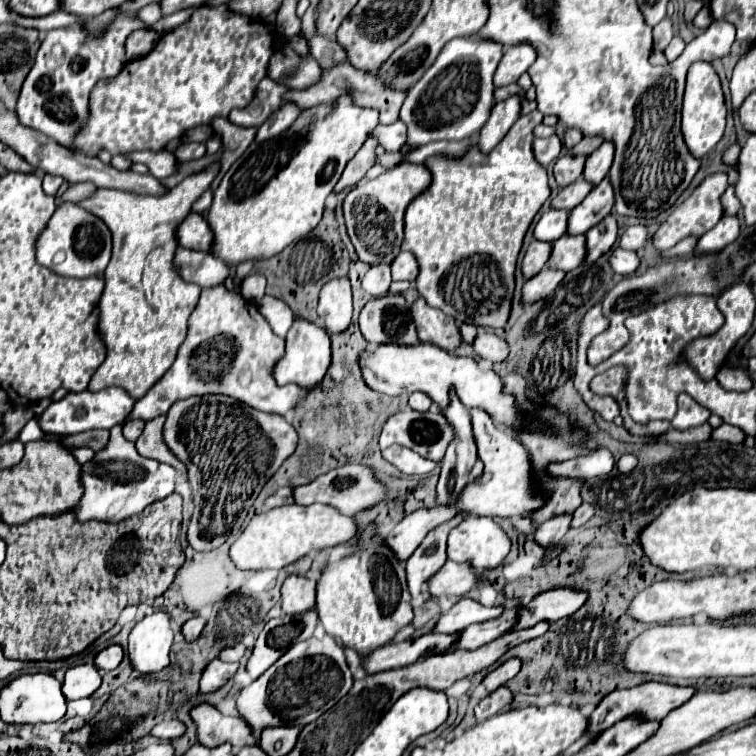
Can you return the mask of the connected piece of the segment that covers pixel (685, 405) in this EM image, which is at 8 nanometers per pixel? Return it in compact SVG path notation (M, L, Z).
M679 395L679 409L671 425L675 429L687 429L687 427L697 427L707 423L711 417L711 411L701 407L697 401L693 401L689 395Z

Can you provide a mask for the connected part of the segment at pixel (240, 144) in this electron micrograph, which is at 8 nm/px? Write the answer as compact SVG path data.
M213 117L211 127L223 139L223 157L221 157L221 163L223 163L221 175L223 175L227 171L227 167L249 147L249 143L255 137L255 129L237 127L225 117Z

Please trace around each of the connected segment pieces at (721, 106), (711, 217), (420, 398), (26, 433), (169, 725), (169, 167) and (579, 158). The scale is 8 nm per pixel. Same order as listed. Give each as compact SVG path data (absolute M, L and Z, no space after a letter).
M705 61L693 63L689 67L689 73L687 73L681 131L683 131L683 137L685 137L685 143L687 143L689 151L697 159L707 155L721 141L723 131L725 131L725 115L727 115L725 99L723 99L721 83L719 83L719 77L717 77L715 69L711 67L711 63L705 63Z
M715 173L711 177L707 177L693 193L689 199L685 199L683 205L679 205L671 215L669 219L659 227L659 231L655 233L655 247L659 251L667 251L671 249L673 245L677 245L683 237L689 237L689 235L695 235L695 237L701 237L705 231L709 231L711 227L717 225L717 221L721 219L723 215L723 209L721 209L721 195L725 193L727 189L727 173Z
M413 393L413 395L409 397L409 405L411 405L411 409L417 409L417 411L429 411L433 403L429 401L427 395L423 395L423 393Z
M33 417L29 423L21 429L19 433L19 441L27 443L27 441L37 441L37 439L47 439L47 441L55 441L55 435L45 435L39 427L38 419Z
M177 719L163 721L163 723L159 723L159 725L151 731L151 735L159 737L159 739L165 739L165 741L177 739L177 737L181 737L183 733L185 733L185 725L183 725L181 721L177 721Z
M133 151L133 155L127 155L133 163L145 163L149 167L149 173L157 179L165 179L169 173L175 171L177 159L169 151Z
M567 153L557 159L553 171L555 171L555 179L557 179L559 187L567 187L573 181L581 179L585 159L587 159L587 155L573 155L573 153Z

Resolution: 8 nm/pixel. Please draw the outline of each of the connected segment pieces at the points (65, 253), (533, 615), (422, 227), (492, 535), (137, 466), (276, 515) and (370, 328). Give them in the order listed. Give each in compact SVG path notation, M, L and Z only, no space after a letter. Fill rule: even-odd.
M61 203L37 237L35 257L37 263L63 277L83 279L103 275L111 257L111 231L97 215L91 215L79 203Z
M559 587L545 593L539 593L531 603L527 603L519 611L519 621L513 629L533 627L539 621L557 621L561 617L573 615L587 601L587 591L579 591L575 587Z
M537 109L523 117L517 119L517 123L511 127L511 131L505 135L505 139L489 153L483 155L481 151L477 151L477 145L469 149L469 153L461 159L461 161L451 161L447 157L429 157L427 159L427 167L433 175L433 181L429 185L429 189L425 193L421 193L409 207L404 215L404 239L403 251L411 251L419 263L419 275L417 275L417 291L421 297L425 297L425 301L431 307L437 307L441 311L445 311L449 317L455 317L461 323L471 323L477 327L491 327L491 329L501 329L507 325L509 321L509 313L511 313L511 301L513 301L513 291L515 291L515 267L517 267L517 257L523 245L523 237L533 221L533 217L537 215L537 211L541 209L541 205L547 201L547 197L551 195L549 183L547 183L547 171L535 161L533 157L533 127L539 125L543 121L543 114Z
M467 517L451 529L447 555L455 563L469 563L475 571L487 571L503 563L509 547L509 537L491 517Z
M122 426L111 429L111 439L105 449L95 453L95 457L83 465L81 479L85 493L77 503L79 521L121 521L135 513L141 513L147 505L165 499L175 491L177 471L171 465L145 459L135 451L135 445L123 437Z
M283 505L267 513L255 515L239 539L231 545L231 559L239 569L283 569L289 563L305 557L311 551L323 551L339 543L351 541L359 531L359 525L353 517L341 515L335 507L329 505Z
M401 295L371 299L359 315L359 327L369 343L415 345L419 341L409 305Z

